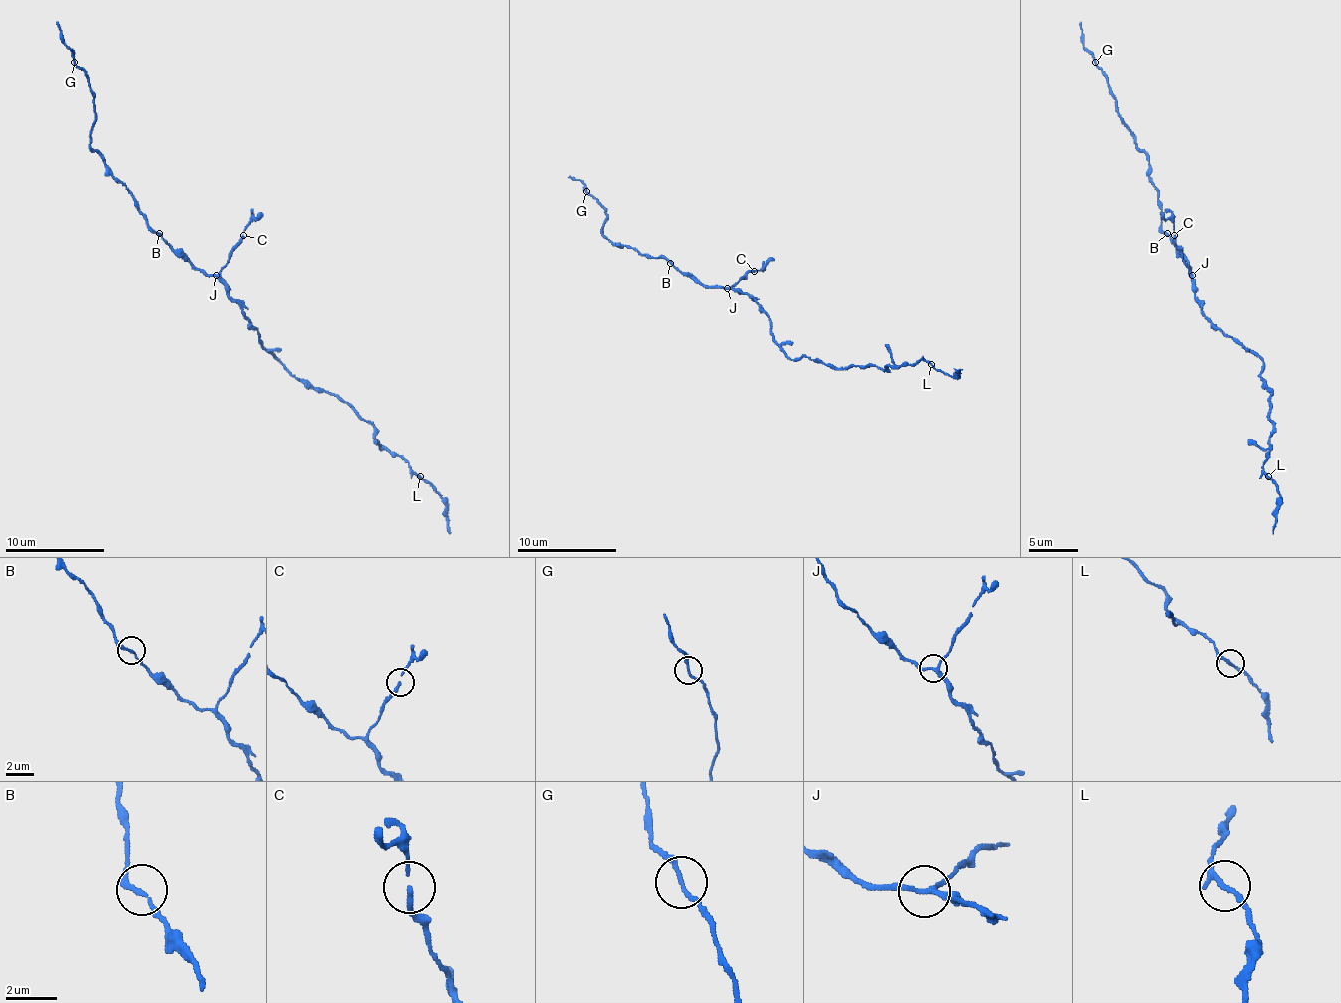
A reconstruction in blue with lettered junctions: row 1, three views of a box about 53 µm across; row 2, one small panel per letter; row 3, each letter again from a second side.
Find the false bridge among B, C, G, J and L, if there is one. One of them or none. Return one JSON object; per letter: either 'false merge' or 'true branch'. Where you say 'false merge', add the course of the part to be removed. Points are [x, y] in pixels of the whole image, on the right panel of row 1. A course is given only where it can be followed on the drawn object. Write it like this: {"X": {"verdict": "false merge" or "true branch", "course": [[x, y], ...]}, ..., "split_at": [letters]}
{"B": {"verdict": "true branch"}, "C": {"verdict": "true branch"}, "G": {"verdict": "true branch"}, "J": {"verdict": "true branch"}, "L": {"verdict": "true branch"}, "split_at": []}

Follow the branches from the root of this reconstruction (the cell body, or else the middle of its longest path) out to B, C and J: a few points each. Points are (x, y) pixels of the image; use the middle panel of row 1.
B: (742, 293), (730, 288), (705, 288), (670, 263)
C: (742, 293), (732, 286), (747, 271), (754, 271)
J: (742, 293), (727, 288)

